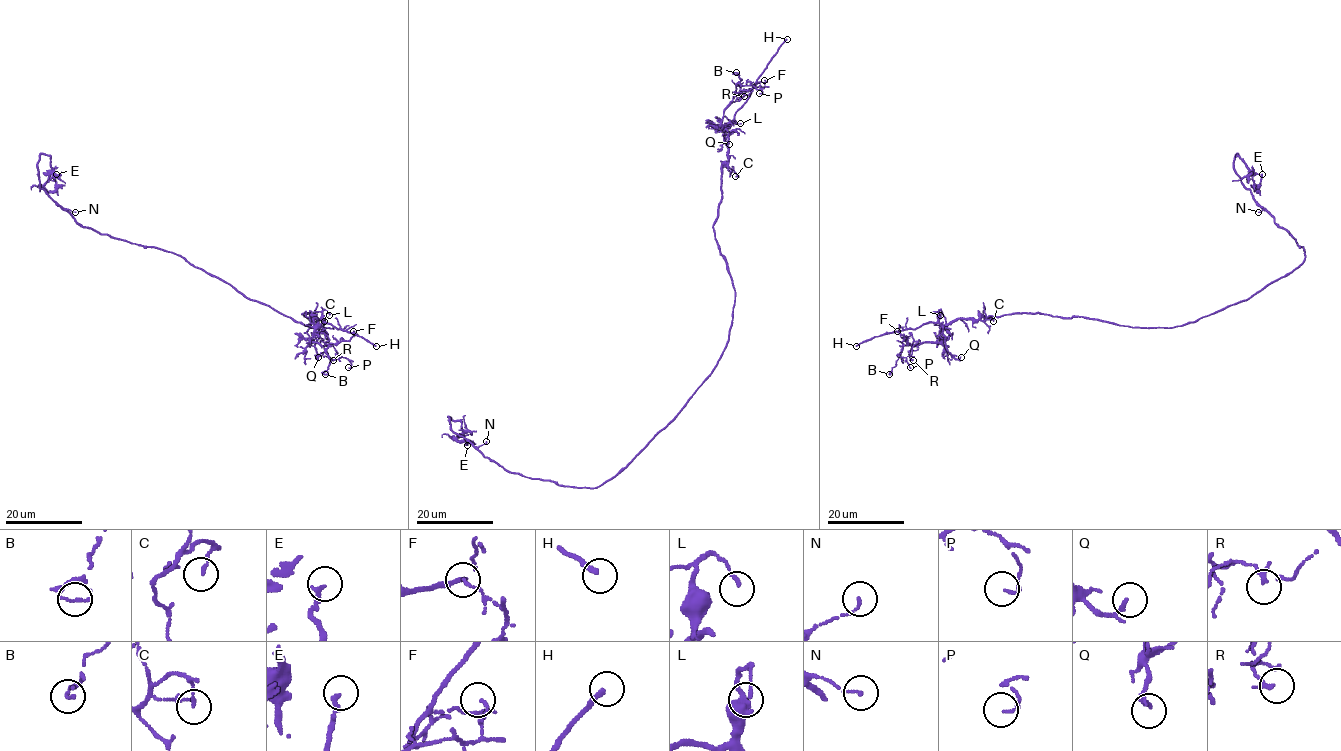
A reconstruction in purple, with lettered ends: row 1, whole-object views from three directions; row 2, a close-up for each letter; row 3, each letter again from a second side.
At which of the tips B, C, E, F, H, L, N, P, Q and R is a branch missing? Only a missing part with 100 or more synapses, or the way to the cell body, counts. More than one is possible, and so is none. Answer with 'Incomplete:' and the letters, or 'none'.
Incomplete: H

